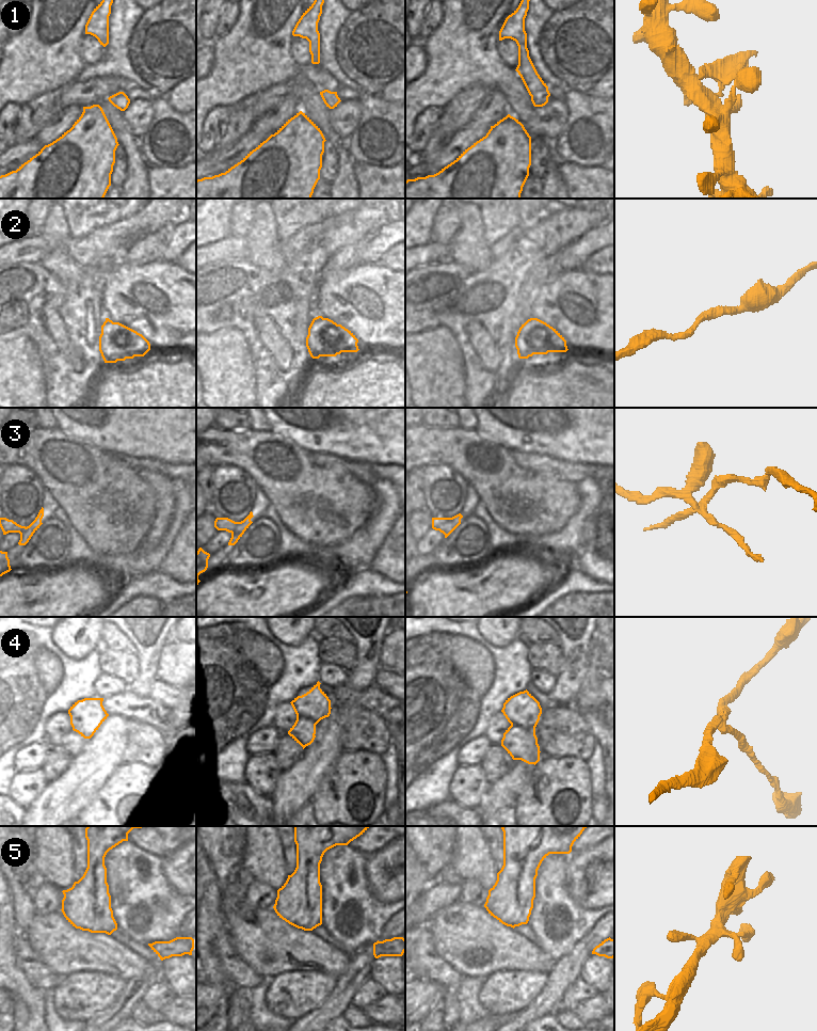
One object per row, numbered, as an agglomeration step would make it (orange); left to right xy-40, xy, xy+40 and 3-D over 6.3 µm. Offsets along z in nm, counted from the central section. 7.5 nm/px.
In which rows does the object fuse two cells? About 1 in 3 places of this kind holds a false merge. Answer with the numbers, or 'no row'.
1, 3, 4

